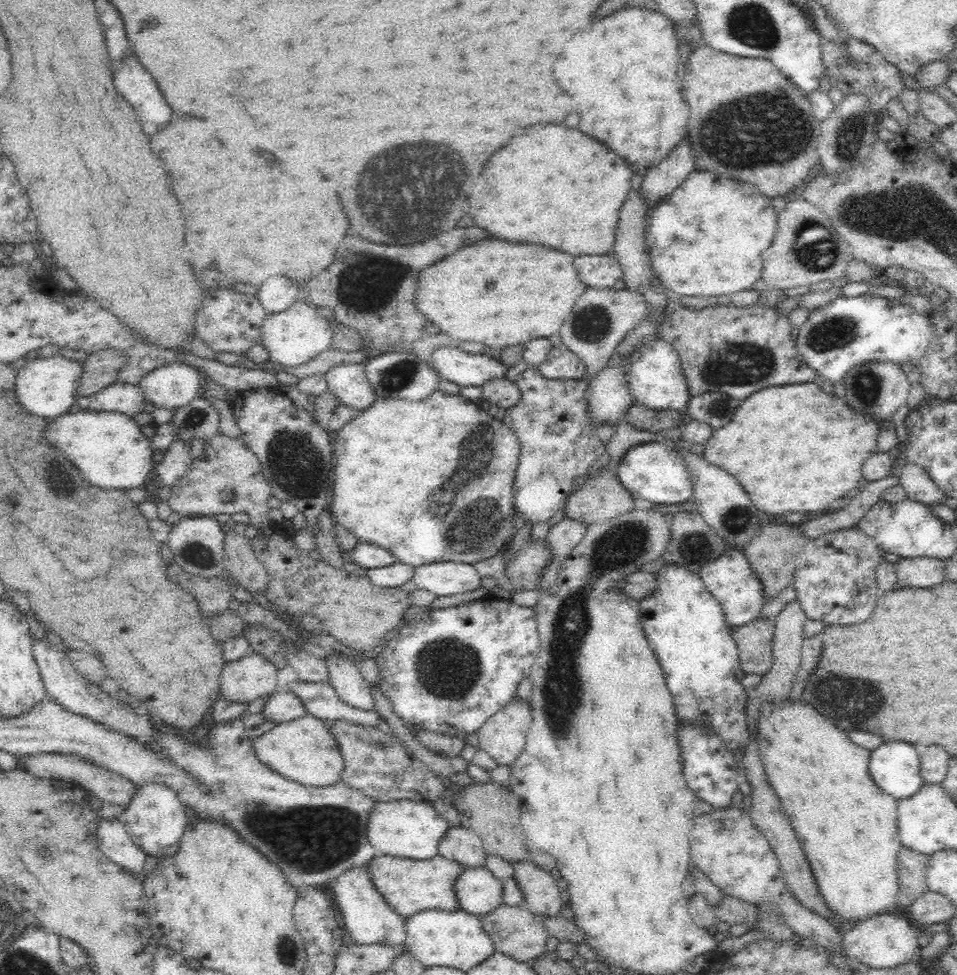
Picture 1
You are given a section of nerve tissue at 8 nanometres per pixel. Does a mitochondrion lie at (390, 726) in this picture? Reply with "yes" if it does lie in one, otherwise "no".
no

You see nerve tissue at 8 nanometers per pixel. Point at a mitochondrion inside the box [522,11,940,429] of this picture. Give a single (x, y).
(767, 129)

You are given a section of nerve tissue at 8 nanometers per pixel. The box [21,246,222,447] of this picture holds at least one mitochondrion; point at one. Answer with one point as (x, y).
(194, 420)

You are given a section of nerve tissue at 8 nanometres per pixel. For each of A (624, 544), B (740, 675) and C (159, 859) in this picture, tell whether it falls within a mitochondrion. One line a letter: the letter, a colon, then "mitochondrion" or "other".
A: mitochondrion
B: other
C: other

